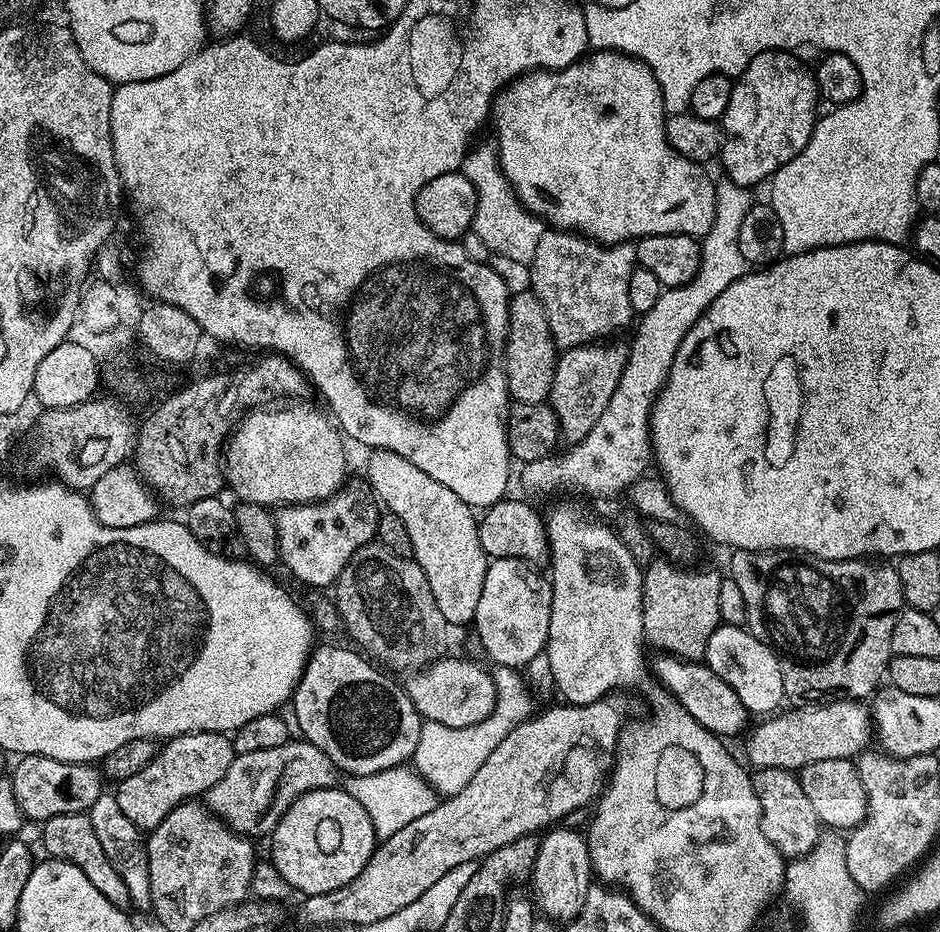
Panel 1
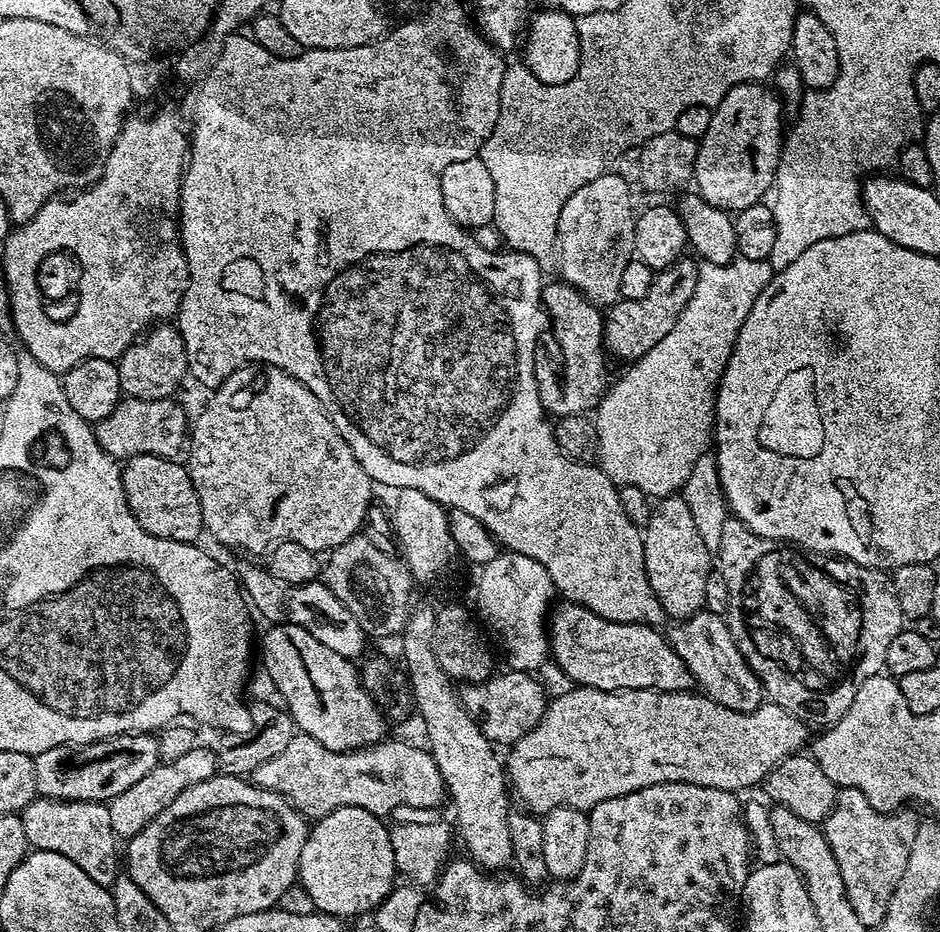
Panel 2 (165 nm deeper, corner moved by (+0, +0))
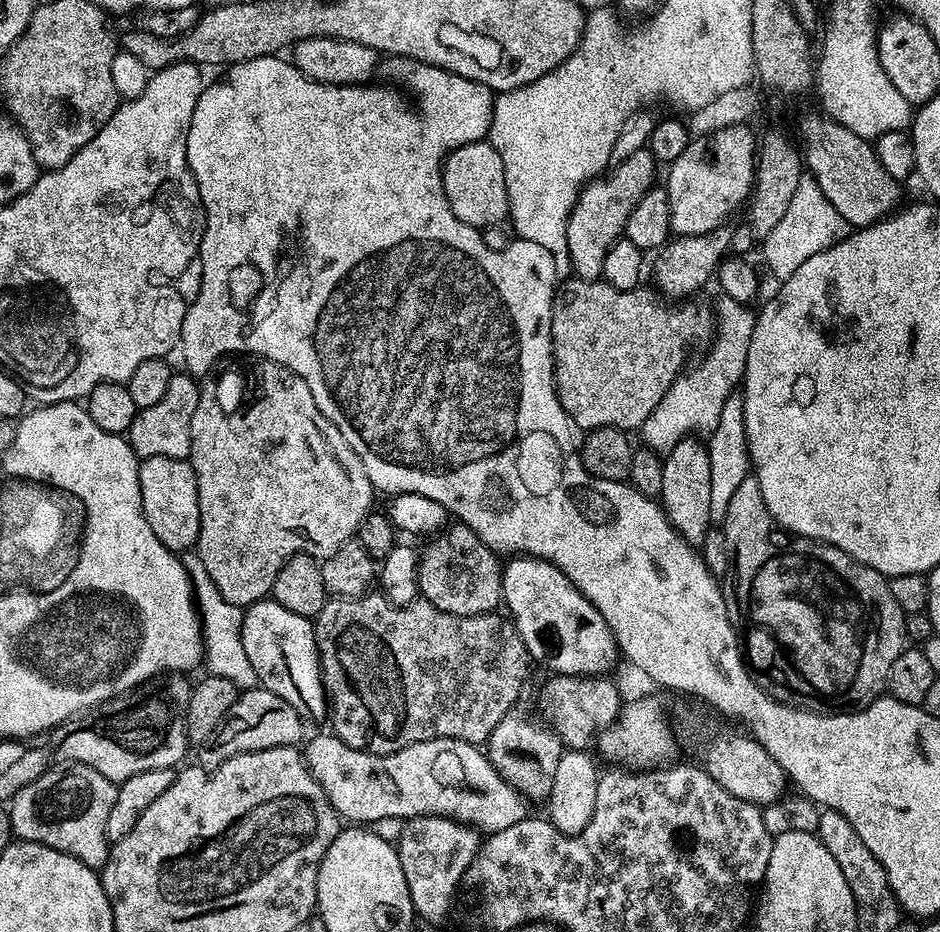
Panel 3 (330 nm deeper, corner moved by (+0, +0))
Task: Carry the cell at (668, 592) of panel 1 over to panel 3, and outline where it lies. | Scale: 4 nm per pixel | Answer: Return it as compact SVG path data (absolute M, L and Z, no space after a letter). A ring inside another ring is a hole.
M688 436L663 457L662 490L658 503L668 515L668 521L687 544L698 546L713 527L710 514L710 458L703 439Z

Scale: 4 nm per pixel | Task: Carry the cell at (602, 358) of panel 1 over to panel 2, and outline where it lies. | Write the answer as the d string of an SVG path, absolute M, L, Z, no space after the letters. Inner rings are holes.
M681 258L668 268L653 275L650 290L642 298L617 300L607 309L604 316L604 346L609 357L617 356L624 362L640 360L653 346L658 346L666 333L678 322L678 314L690 300L694 286L698 284L697 261Z

